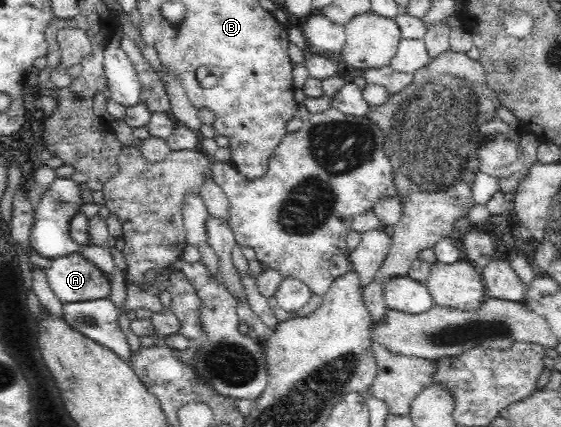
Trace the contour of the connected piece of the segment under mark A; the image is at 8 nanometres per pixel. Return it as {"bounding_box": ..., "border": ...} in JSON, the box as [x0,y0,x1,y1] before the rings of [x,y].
{"bounding_box":[45,253,110,304],"border":[[[77,253],[52,259],[45,272],[48,286],[63,304],[103,299],[110,293],[102,272]]]}

